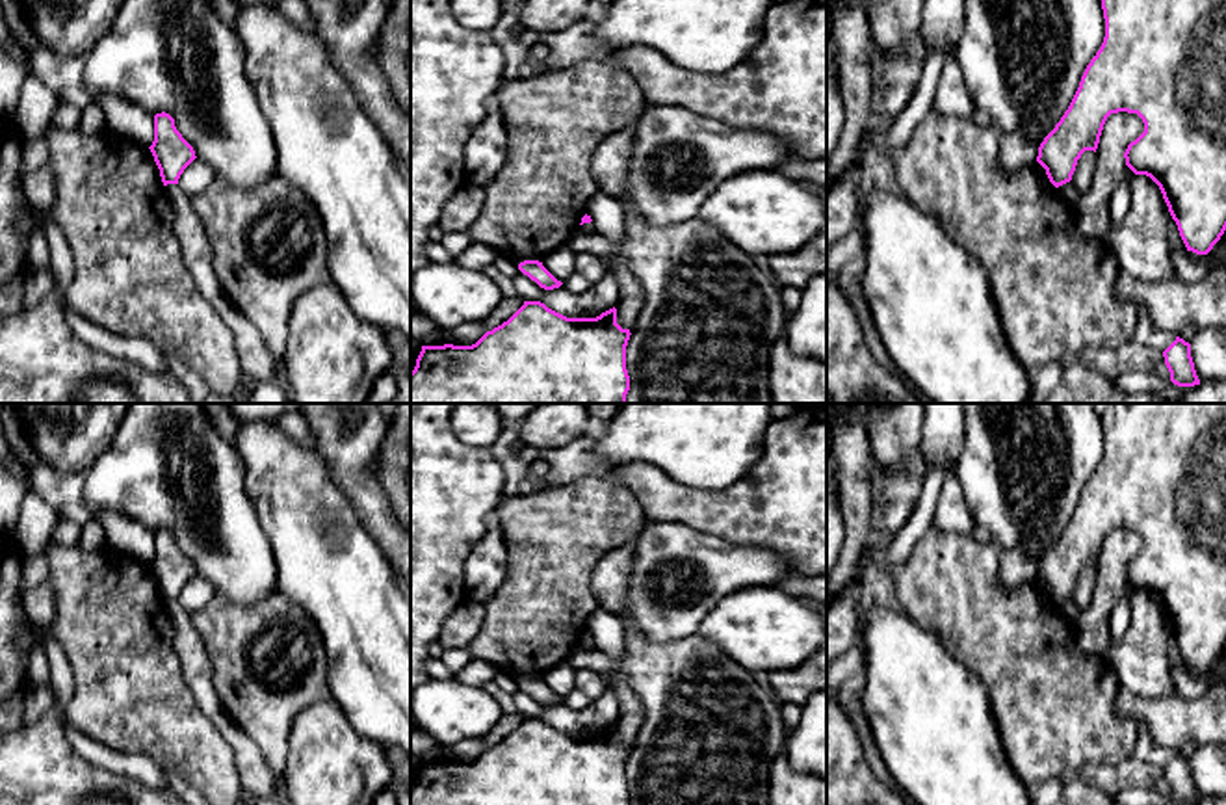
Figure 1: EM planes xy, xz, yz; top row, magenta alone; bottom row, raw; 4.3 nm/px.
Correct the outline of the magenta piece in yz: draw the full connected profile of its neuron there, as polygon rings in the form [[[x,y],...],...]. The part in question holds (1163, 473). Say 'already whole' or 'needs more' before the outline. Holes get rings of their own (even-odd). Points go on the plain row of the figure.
already whole | [[[1111,403],[1100,416],[1103,459],[1068,526],[1040,560],[1037,578],[1059,604],[1072,597],[1085,567],[1096,569],[1111,530],[1137,530],[1144,548],[1128,561],[1126,582],[1159,602],[1187,667],[1207,671],[1226,647],[1226,403]]]

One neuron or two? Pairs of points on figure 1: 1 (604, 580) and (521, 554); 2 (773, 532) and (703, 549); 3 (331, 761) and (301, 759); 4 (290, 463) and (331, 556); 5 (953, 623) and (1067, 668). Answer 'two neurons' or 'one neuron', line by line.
1: two neurons
2: two neurons
3: one neuron
4: one neuron
5: one neuron

